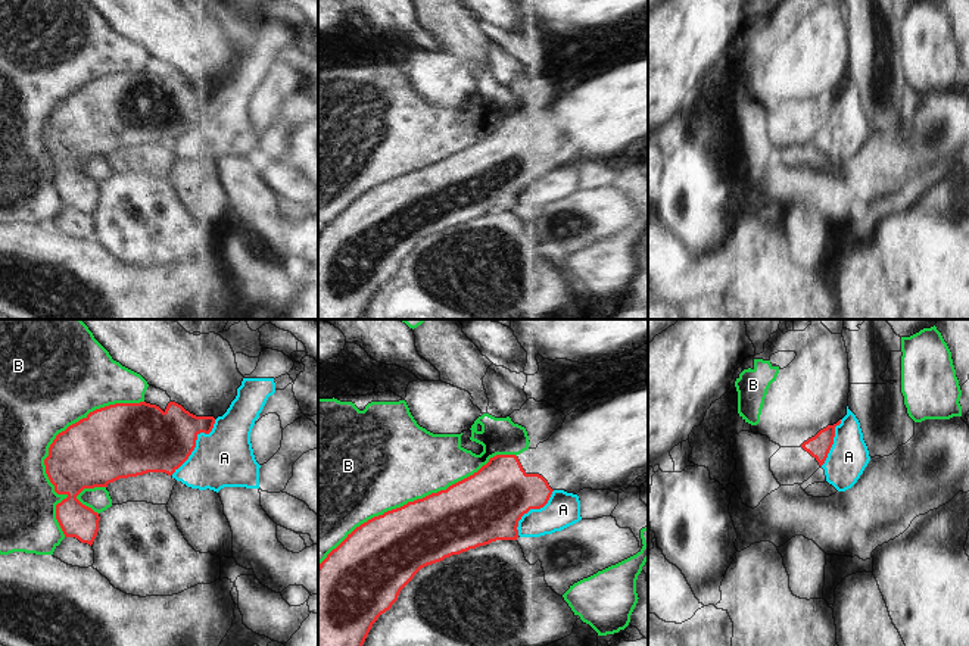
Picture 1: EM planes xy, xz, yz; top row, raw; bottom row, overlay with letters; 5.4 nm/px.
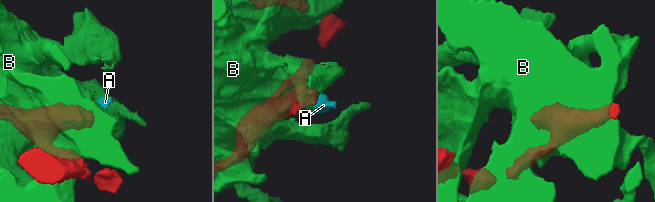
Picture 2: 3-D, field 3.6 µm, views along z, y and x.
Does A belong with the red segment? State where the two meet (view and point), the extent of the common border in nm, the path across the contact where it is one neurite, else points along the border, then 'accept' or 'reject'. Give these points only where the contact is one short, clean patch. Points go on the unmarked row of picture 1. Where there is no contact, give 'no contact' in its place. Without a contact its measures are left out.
contact xy (195, 114); length 380 nm; border xy (215, 90), (208, 103), (198, 106), (192, 124), (171, 144); reject

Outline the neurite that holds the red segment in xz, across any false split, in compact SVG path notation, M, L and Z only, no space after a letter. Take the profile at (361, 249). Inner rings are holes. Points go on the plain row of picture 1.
M496 125L489 129L486 135L483 135L473 146L449 156L446 160L440 160L437 163L431 163L423 169L417 169L414 172L408 172L406 175L387 181L383 185L374 187L367 193L356 197L348 207L333 219L327 228L318 235L318 319L361 319L373 294L377 288L389 281L392 275L398 271L401 260L414 249L414 246L424 237L443 231L452 225L459 225L470 219L476 219L479 216L489 215L496 210L517 210L518 207L518 191L524 184L530 180L543 178L551 165L552 159L548 152L539 144L527 144L518 128L515 125Z

